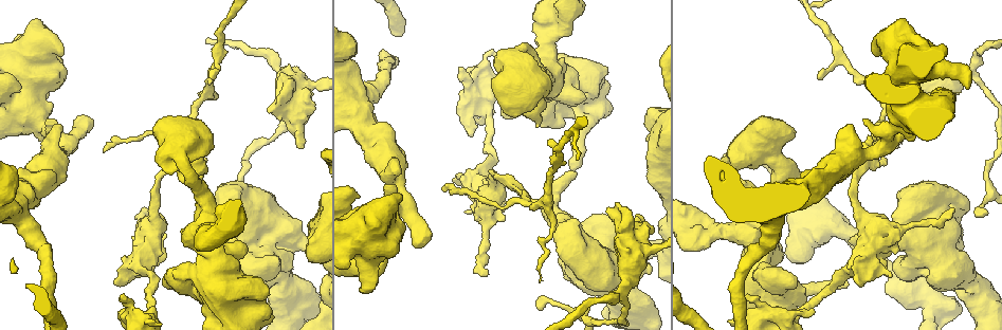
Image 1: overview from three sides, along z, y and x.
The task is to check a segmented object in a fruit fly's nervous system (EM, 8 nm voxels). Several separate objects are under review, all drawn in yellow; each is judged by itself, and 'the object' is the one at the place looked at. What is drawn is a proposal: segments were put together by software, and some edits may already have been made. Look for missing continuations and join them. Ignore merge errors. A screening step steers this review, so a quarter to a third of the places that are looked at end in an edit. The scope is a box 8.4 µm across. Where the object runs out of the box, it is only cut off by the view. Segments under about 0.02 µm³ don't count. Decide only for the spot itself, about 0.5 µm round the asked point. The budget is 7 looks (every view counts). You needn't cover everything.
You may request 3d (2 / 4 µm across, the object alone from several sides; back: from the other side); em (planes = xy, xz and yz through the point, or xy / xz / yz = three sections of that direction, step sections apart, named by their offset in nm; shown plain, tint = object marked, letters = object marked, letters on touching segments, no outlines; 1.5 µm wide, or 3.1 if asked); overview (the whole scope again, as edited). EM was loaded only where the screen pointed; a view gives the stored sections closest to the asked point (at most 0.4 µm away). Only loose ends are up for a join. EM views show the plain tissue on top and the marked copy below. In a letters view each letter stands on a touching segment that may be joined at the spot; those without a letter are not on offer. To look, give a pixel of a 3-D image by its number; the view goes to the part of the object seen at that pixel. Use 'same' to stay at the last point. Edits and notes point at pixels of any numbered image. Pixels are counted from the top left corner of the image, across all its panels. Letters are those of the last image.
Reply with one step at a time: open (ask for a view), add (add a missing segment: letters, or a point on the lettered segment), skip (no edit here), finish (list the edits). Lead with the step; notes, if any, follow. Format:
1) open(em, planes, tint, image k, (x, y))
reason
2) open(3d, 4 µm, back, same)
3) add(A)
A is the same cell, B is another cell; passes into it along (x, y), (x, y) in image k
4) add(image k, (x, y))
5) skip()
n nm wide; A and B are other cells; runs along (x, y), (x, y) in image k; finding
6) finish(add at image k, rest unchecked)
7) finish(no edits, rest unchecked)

open(3d, 2 µm, image 1, (986, 212))
free end

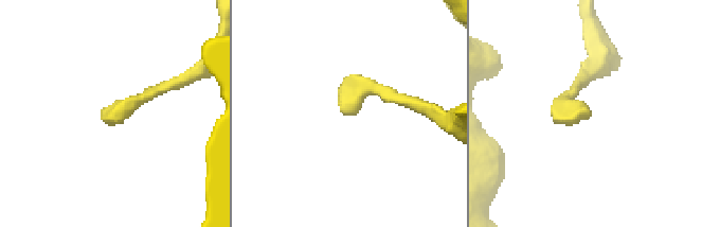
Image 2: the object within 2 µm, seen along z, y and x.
open(em, xy, step 8, letters, image 2, (586, 109))

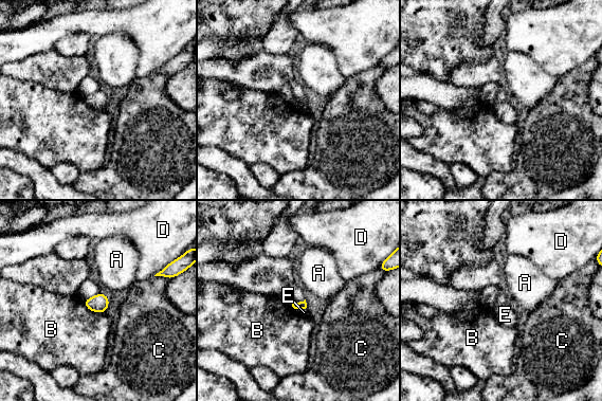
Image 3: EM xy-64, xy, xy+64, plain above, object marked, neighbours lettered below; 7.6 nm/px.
open(em, planes, letters, same)
another direction

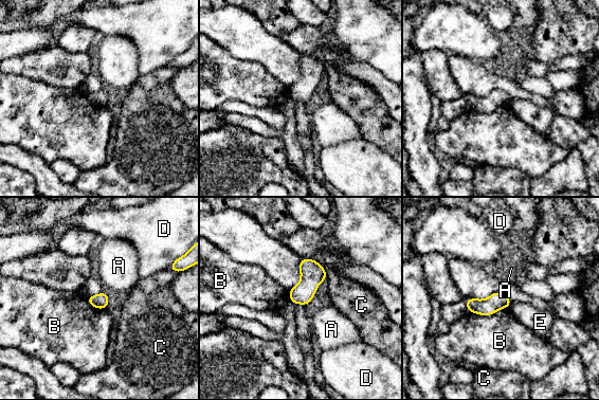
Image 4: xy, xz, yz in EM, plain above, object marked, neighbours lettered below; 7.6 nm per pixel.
skip()
120 nm wide; A, B, C, D and E are other cells; border along (511, 302), (508, 307) in image 4; no lettered segment goes on from it

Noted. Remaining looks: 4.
open(em, planes, letters, image 1, (920, 184))
thick end

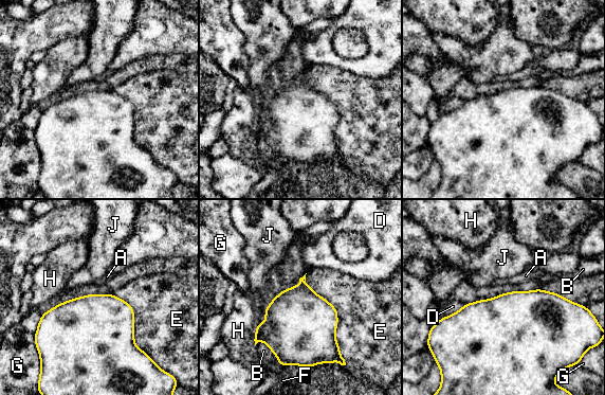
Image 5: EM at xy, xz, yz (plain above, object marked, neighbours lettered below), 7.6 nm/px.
skip()
A, B, D, E, F, G, H and J are other cells; border along (255, 344), (263, 341), (278, 362) in image 5; none of them fits

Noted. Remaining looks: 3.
open(em, planes, letters, image 1, (183, 242))
stops while still wide

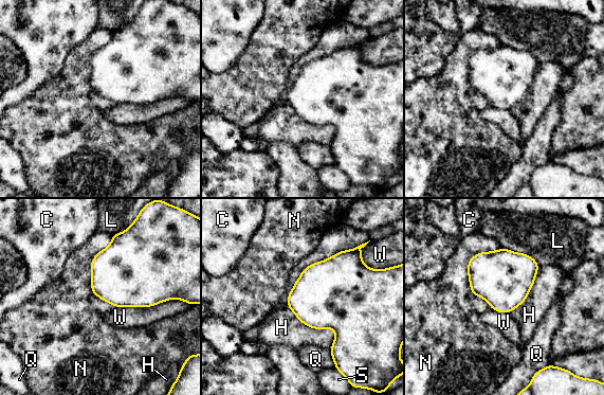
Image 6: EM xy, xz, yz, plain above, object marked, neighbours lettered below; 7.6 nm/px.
skip()
H touches over 460 nm; C, H, L, N, Q, S and W are other cells; border along (287, 306), (332, 345) in image 6; none of them fits

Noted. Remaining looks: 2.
finish(no edits, rest unchecked)

